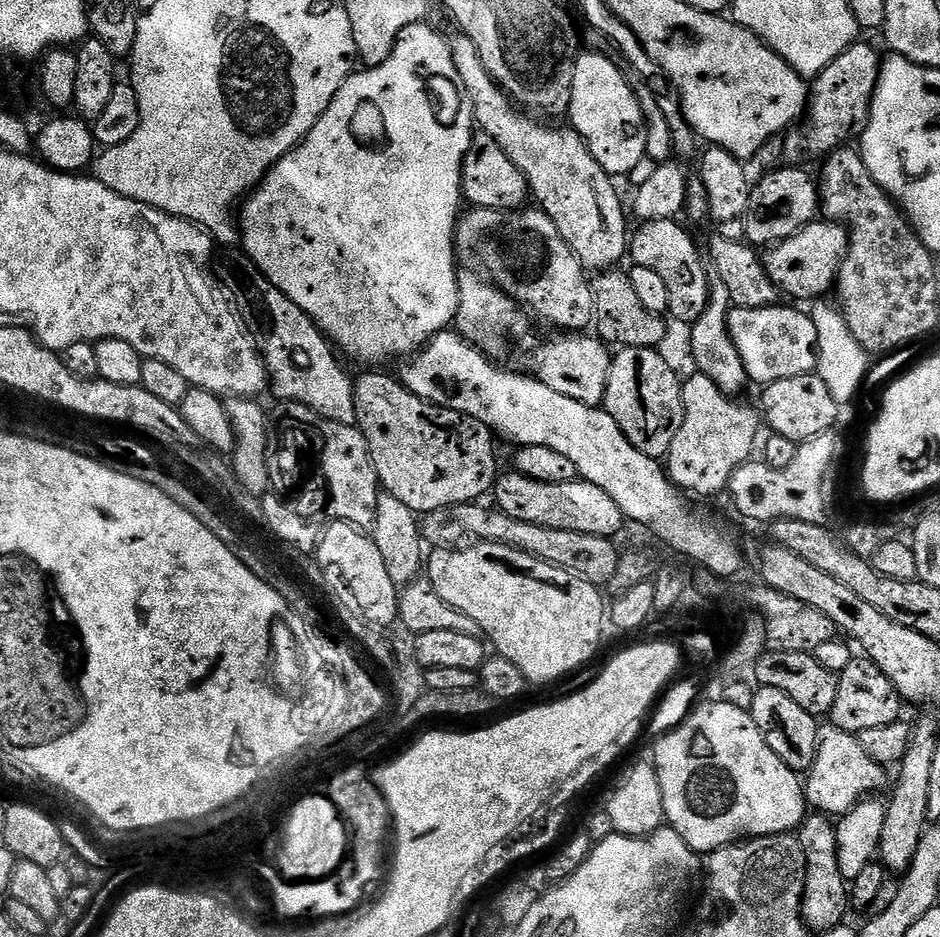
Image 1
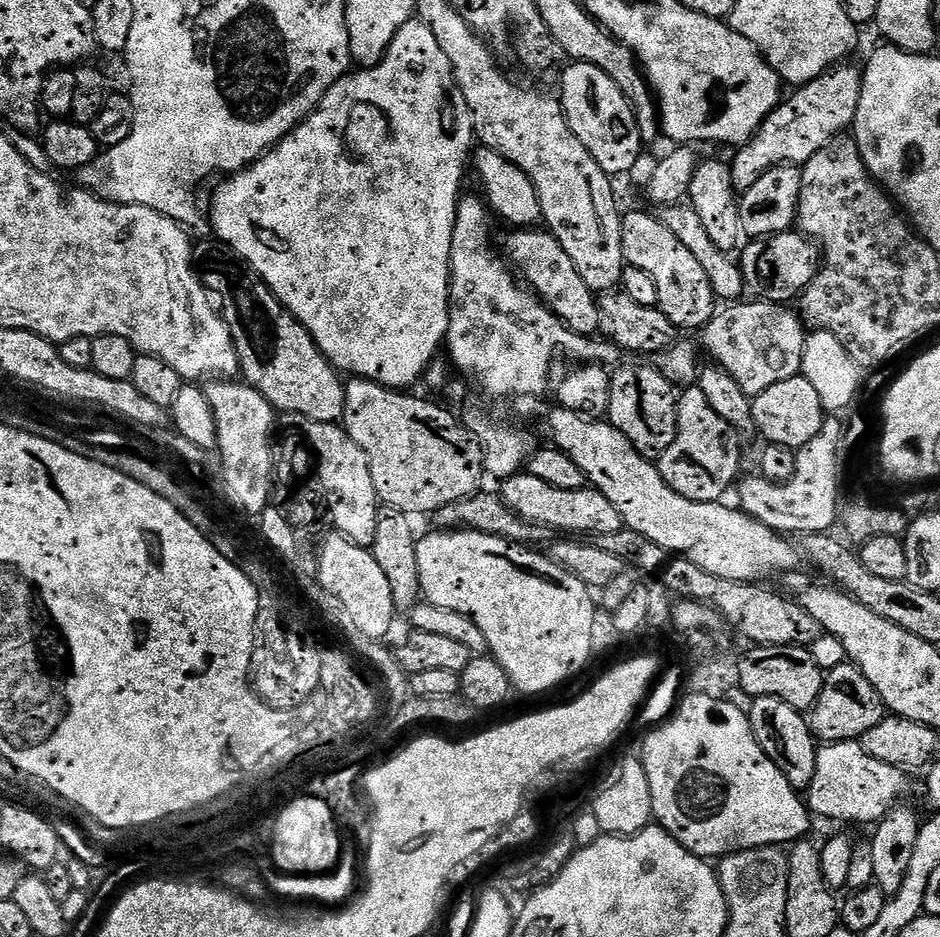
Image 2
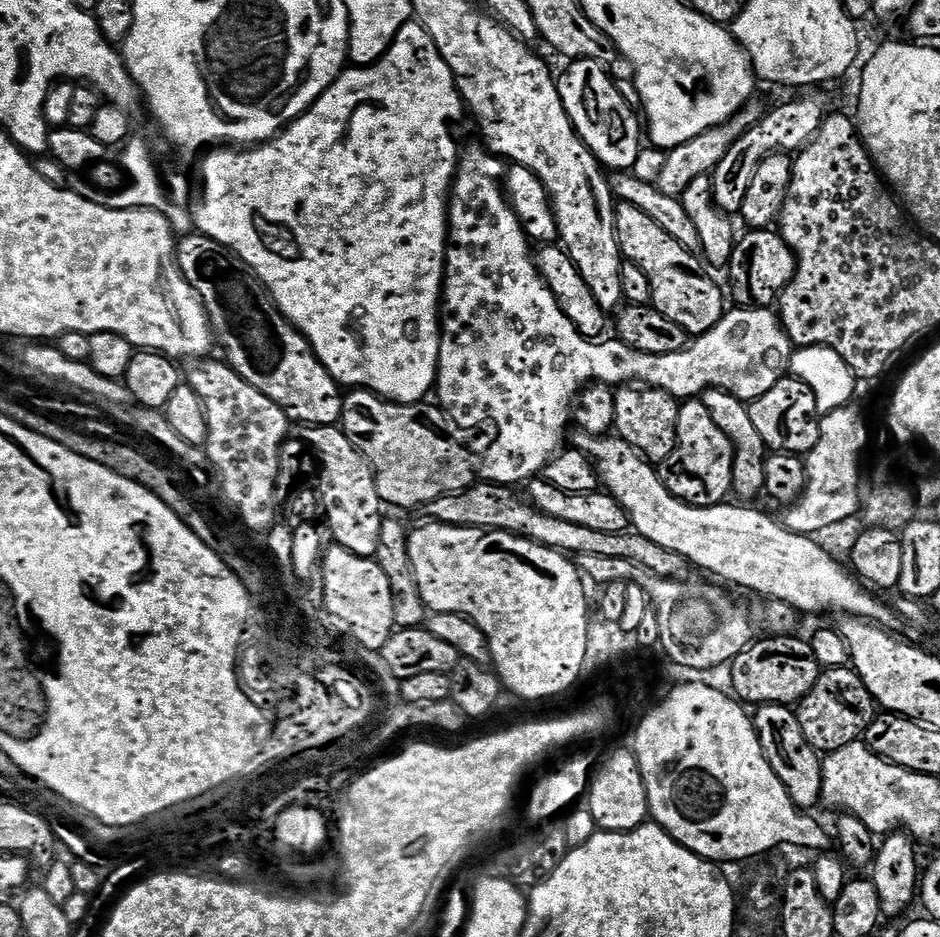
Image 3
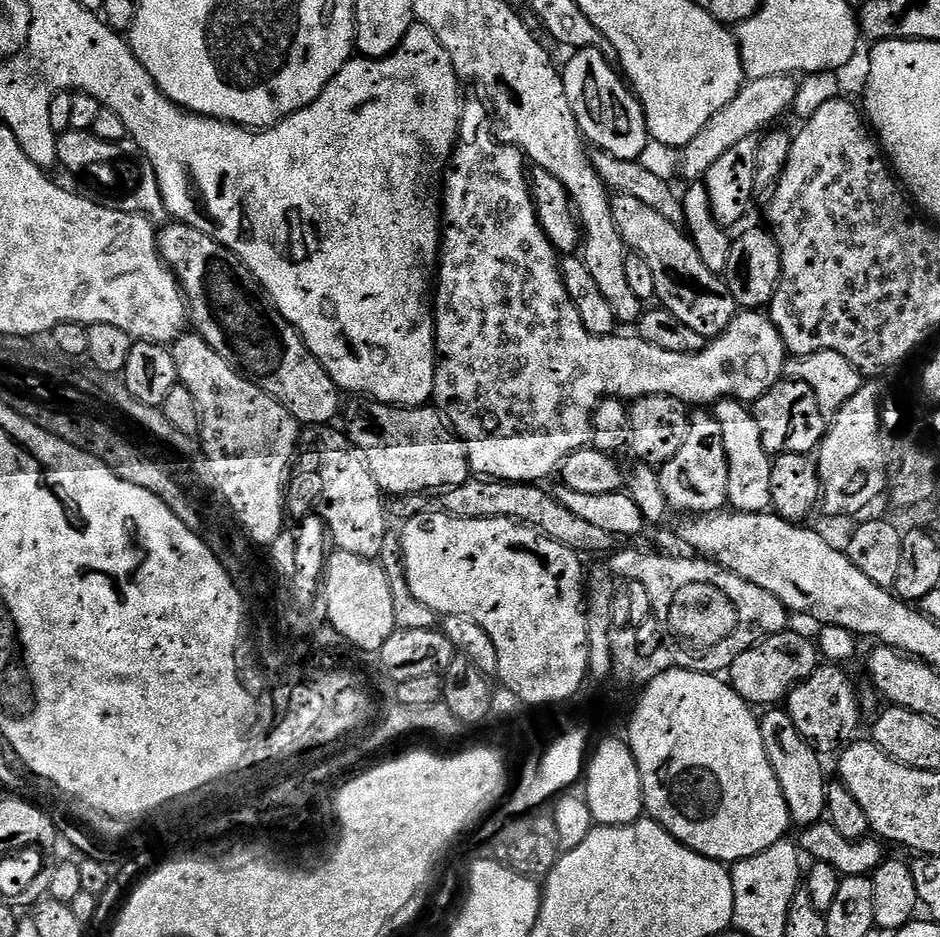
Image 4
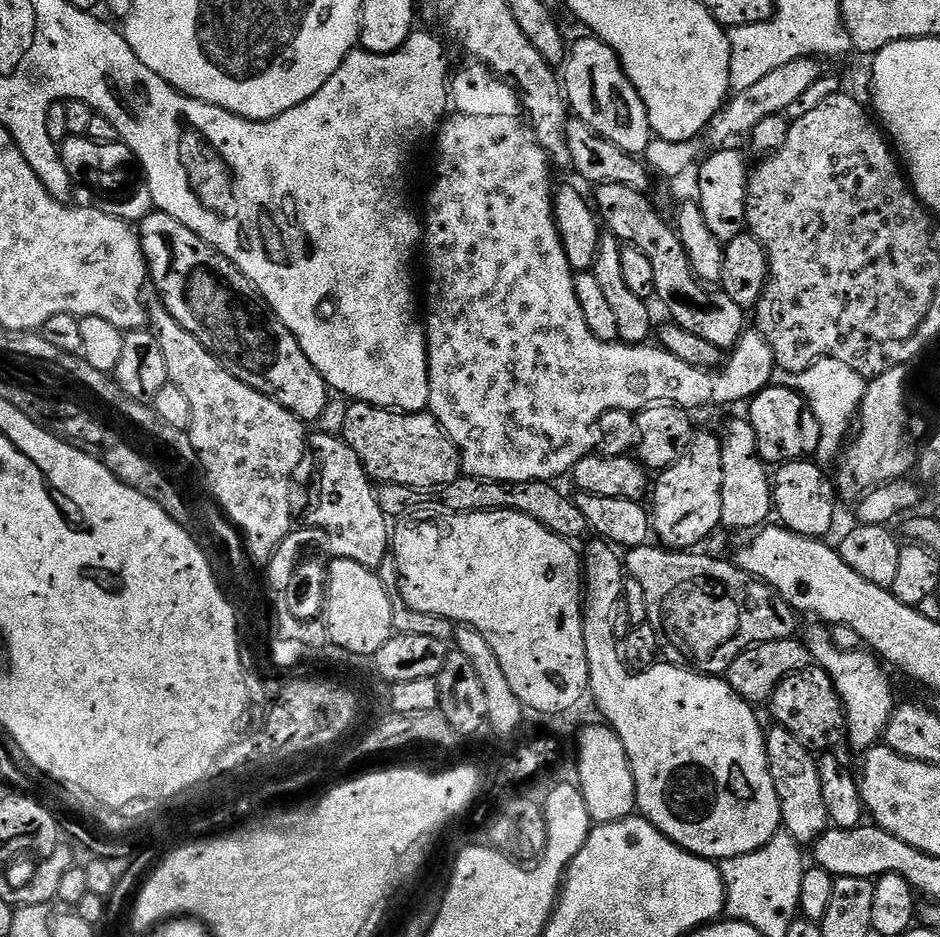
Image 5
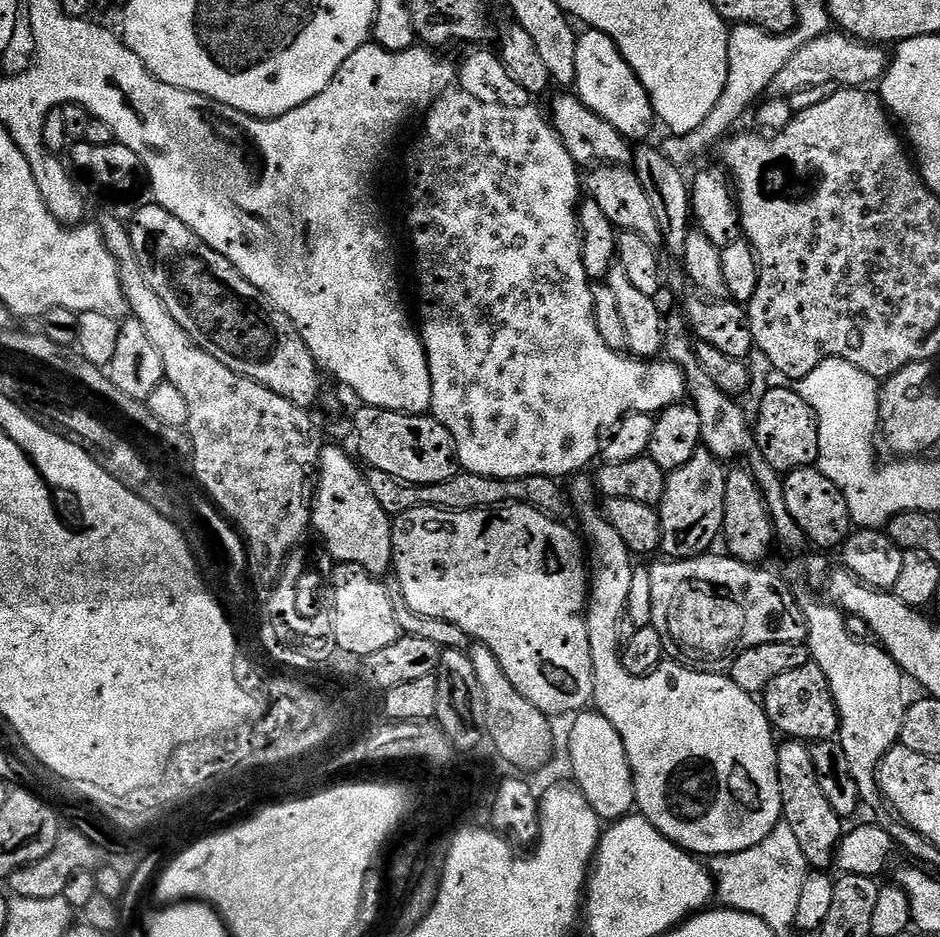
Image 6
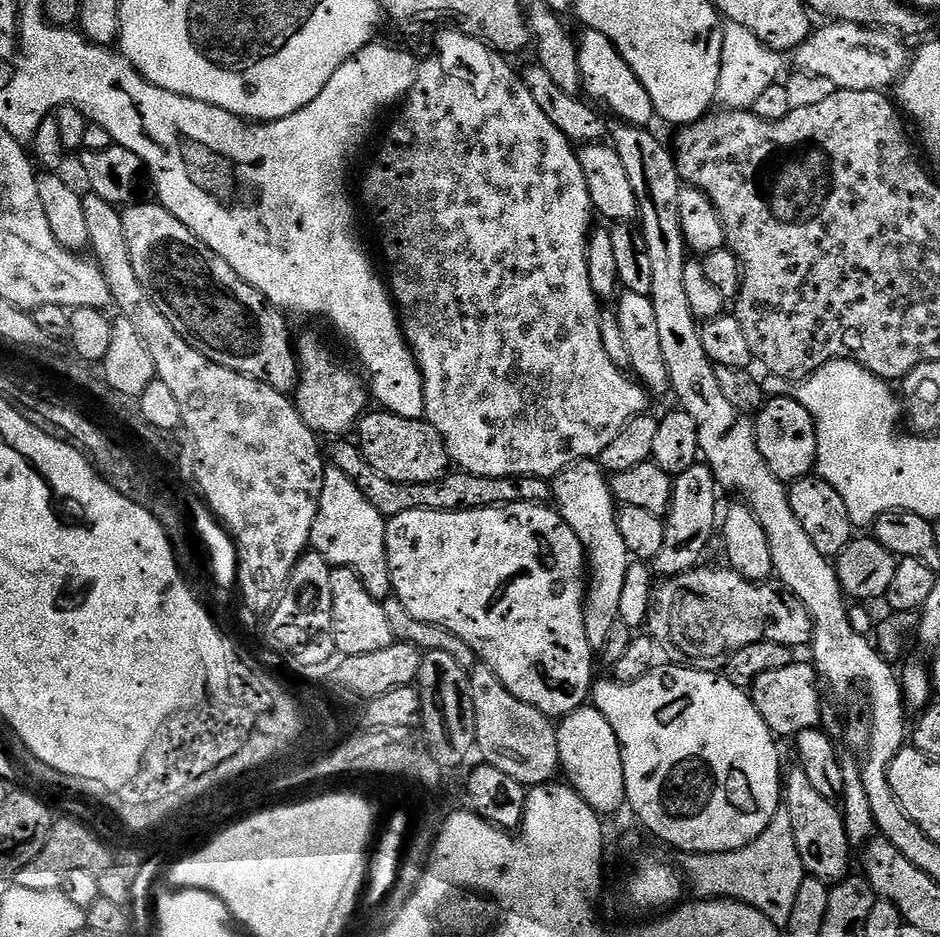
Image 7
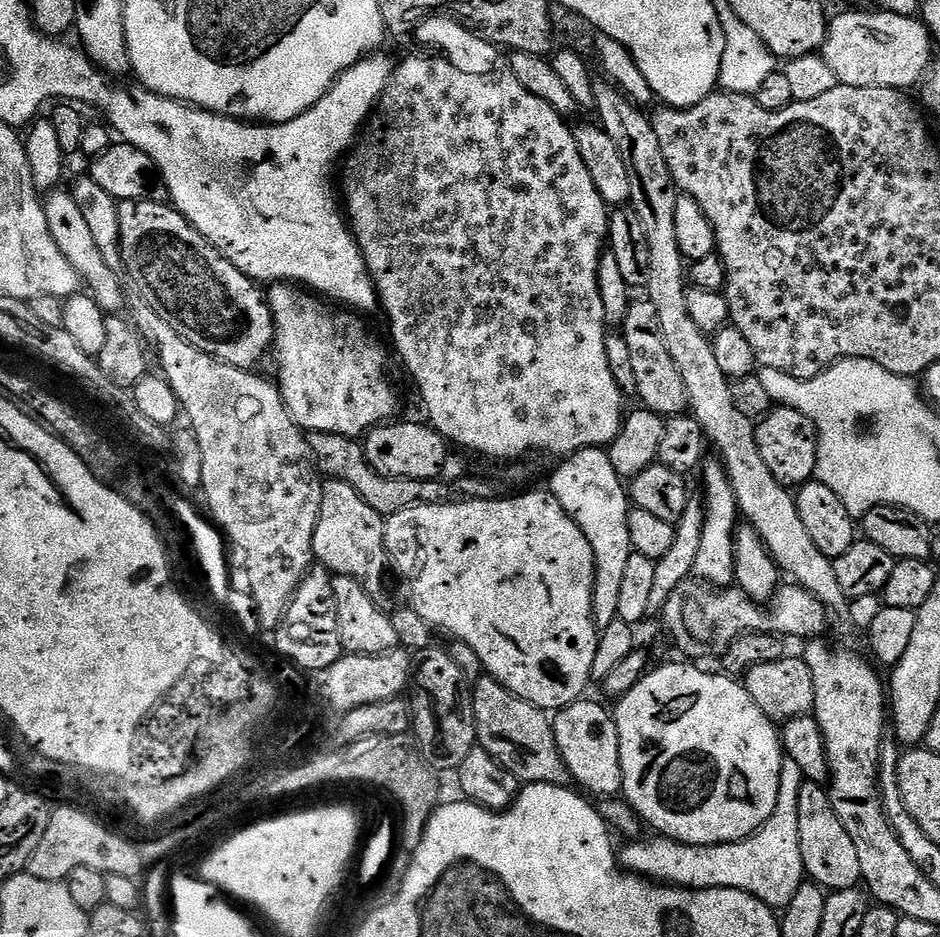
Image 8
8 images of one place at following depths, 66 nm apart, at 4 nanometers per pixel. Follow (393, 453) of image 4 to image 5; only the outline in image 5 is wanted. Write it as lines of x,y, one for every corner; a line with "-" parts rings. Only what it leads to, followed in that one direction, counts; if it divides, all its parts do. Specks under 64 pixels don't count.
359,402
347,406
342,438
358,454
373,481
439,490
462,475
459,450
427,411
401,412

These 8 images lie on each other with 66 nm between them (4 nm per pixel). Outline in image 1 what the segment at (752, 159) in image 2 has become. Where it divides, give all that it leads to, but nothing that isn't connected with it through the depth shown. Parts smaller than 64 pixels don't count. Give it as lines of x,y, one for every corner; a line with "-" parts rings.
857,42
840,55
834,63
826,66
820,75
811,81
810,91
806,96
806,120
808,116
808,140
788,140
784,152
788,156
804,156
808,151
831,154
843,149
844,144
857,131
858,125
867,117
868,106
872,102
872,91
876,89
876,76
880,73
882,56
879,56
868,44

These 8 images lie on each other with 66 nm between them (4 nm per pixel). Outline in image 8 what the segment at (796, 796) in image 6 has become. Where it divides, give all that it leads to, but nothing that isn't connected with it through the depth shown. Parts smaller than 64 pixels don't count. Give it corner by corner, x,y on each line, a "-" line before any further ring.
807,782
802,786
802,794
798,794
798,842
802,846
804,870
811,883
819,884
829,893
861,887
863,874
858,849
838,814
834,814
827,787

